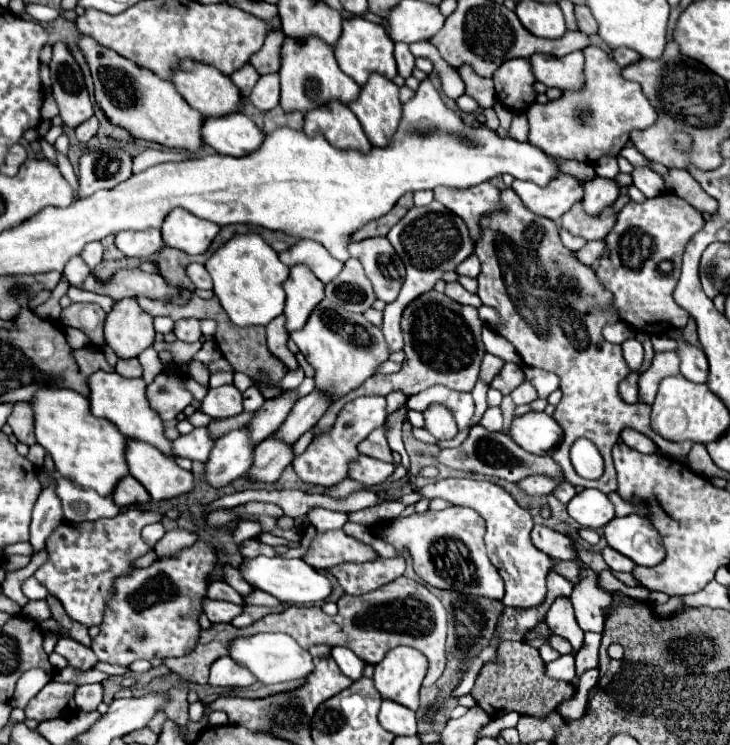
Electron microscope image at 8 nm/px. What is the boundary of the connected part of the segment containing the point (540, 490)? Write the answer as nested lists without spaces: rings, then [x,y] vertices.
[[[532,475],[528,479],[522,479],[518,483],[528,495],[548,495],[556,489],[556,479],[548,477],[548,475]]]

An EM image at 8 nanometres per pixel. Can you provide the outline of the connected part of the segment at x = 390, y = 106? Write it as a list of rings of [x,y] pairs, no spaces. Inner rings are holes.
[[[372,75],[360,89],[356,101],[348,105],[362,123],[368,139],[376,147],[390,143],[402,119],[402,103],[398,99],[398,87],[382,75]]]

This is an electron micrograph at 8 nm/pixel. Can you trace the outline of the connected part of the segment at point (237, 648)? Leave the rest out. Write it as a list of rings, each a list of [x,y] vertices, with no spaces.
[[[258,633],[252,637],[234,639],[230,645],[230,657],[242,665],[246,665],[260,683],[282,683],[294,679],[306,679],[314,671],[312,655],[302,649],[290,635],[284,633]]]

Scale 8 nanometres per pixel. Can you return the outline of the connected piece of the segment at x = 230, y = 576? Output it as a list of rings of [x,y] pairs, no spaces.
[[[223,565],[222,570],[226,582],[242,596],[246,596],[253,591],[252,587],[243,579],[237,568],[230,565]]]

